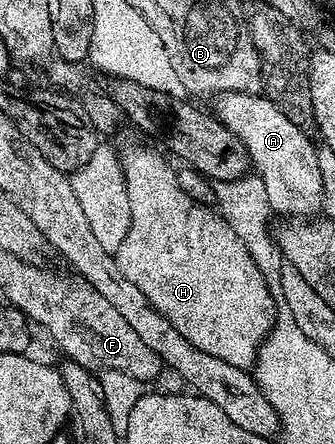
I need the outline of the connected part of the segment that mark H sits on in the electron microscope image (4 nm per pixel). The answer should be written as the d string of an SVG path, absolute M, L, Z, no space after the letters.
M132 143L129 147L120 147L118 154L120 156L120 164L124 170L124 180L126 181L126 193L130 197L130 229L126 233L126 241L122 241L122 245L114 252L118 261L118 269L122 269L122 273L128 280L134 281L134 285L138 285L138 289L142 289L142 293L146 293L146 297L150 301L150 305L154 305L154 309L158 309L158 313L162 313L170 321L170 325L174 325L174 329L178 329L178 333L182 333L182 337L193 341L204 341L200 339L232 339L232 355L230 361L234 365L245 369L251 368L256 361L256 355L261 351L264 345L264 339L269 335L270 329L276 320L276 305L273 297L270 295L266 281L263 280L262 273L258 271L257 265L254 263L254 257L246 249L246 245L234 233L233 229L226 223L223 217L217 213L211 206L203 203L195 203L190 197L186 197L186 193L182 193L182 185L180 184L180 176L177 168L171 167L162 156L156 151L151 151L148 147L143 147L140 143Z

